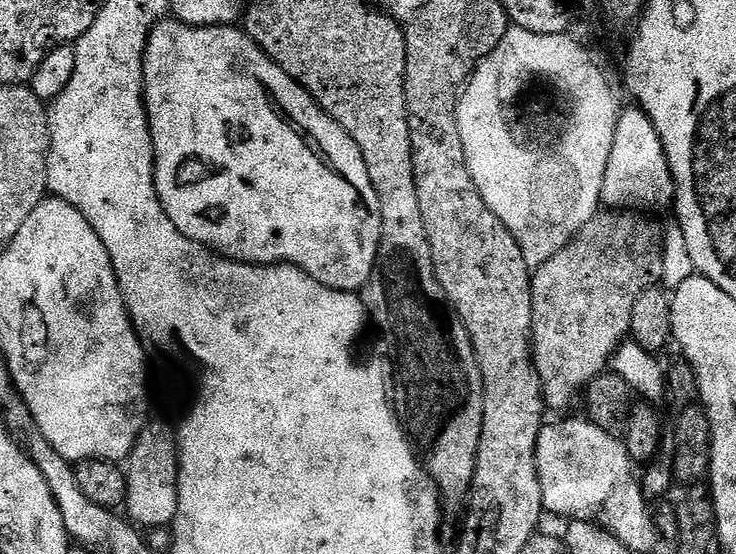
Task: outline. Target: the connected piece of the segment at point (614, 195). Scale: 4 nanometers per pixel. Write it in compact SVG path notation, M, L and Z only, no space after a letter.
M618 134L607 149L608 156L600 178L600 203L609 211L647 212L667 210L676 195L674 177L669 168L663 142L655 134L649 136L624 136Z

